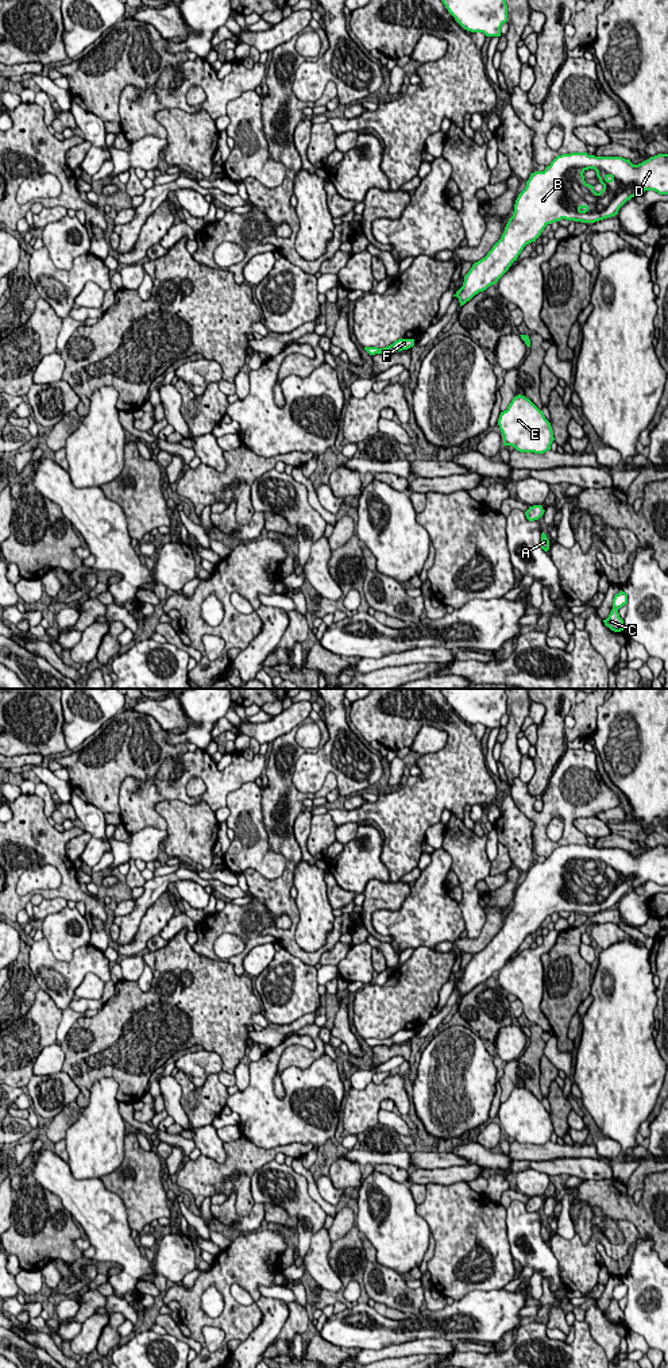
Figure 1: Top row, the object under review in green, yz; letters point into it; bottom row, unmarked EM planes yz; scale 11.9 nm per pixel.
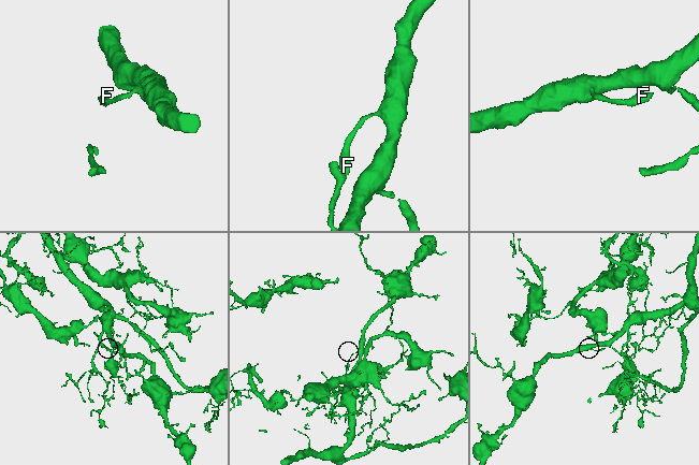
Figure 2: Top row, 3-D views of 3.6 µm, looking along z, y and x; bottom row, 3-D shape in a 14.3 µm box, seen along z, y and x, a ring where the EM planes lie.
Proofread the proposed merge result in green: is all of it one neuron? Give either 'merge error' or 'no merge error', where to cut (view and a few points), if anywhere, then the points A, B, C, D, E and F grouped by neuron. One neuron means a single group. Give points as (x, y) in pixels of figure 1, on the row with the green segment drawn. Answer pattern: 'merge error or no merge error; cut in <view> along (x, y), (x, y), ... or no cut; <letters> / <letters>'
no merge error; no cut; A B C D E F

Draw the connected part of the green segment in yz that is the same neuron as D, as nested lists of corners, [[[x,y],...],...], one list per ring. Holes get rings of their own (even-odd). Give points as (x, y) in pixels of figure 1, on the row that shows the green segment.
[[[571,153],[557,155],[544,172],[534,172],[526,181],[525,189],[518,194],[513,216],[509,219],[501,239],[493,246],[484,258],[475,262],[464,275],[463,286],[453,294],[460,307],[479,292],[498,282],[517,261],[524,247],[541,235],[548,224],[561,219],[595,223],[615,216],[619,208],[632,197],[638,197],[645,190],[668,194],[668,154],[657,154],[649,159],[633,165],[622,157],[595,157],[587,153]],[[588,169],[596,172],[603,189],[596,193],[594,186],[584,181],[583,173]]]

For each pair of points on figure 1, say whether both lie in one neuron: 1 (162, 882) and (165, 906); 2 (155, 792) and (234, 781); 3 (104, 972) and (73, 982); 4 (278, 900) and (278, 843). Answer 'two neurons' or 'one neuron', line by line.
1: two neurons
2: one neuron
3: one neuron
4: one neuron

